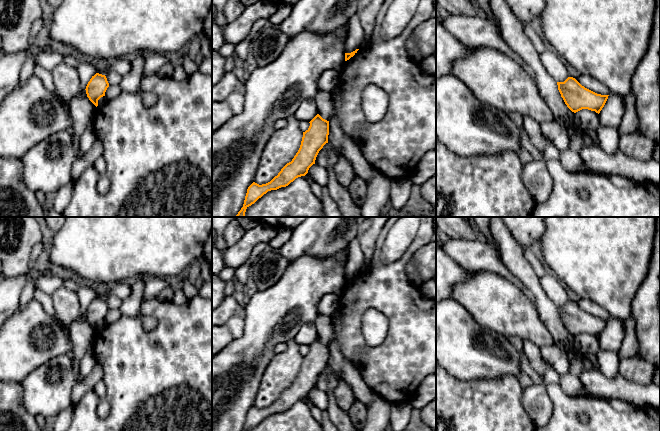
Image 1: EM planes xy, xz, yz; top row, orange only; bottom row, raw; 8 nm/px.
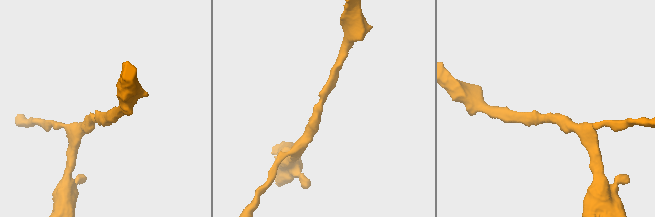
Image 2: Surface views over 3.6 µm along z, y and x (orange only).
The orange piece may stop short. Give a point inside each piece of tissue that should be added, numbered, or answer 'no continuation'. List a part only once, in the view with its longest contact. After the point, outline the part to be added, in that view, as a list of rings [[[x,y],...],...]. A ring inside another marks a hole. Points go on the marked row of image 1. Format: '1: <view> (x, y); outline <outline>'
no continuation

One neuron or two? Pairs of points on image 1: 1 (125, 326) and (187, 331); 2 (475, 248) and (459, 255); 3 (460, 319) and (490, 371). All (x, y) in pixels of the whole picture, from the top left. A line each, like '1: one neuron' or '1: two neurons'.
1: one neuron
2: one neuron
3: one neuron

